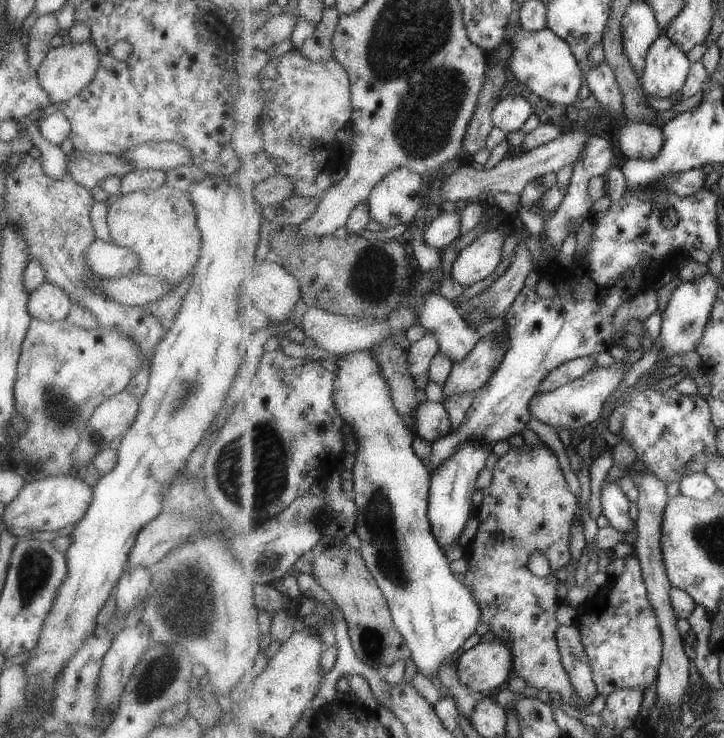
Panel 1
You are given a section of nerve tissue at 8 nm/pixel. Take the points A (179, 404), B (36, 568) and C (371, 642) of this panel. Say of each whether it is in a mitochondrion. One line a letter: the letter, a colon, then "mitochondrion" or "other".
A: mitochondrion
B: mitochondrion
C: mitochondrion

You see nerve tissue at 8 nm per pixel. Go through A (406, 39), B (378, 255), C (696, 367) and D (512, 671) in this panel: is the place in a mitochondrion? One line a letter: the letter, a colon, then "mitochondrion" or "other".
A: mitochondrion
B: mitochondrion
C: other
D: other

